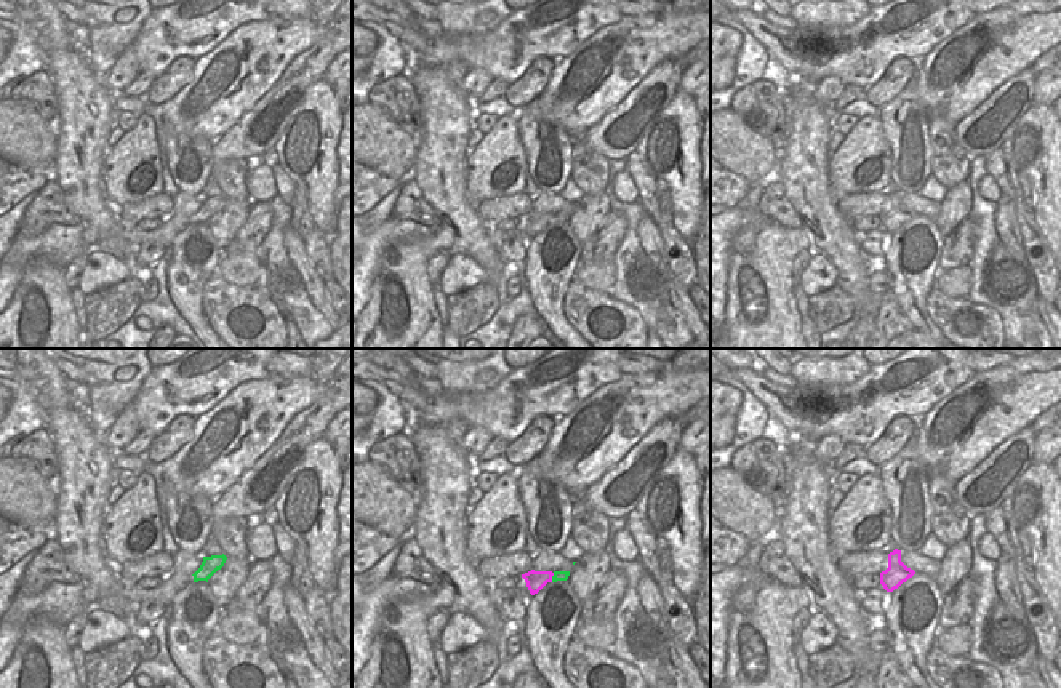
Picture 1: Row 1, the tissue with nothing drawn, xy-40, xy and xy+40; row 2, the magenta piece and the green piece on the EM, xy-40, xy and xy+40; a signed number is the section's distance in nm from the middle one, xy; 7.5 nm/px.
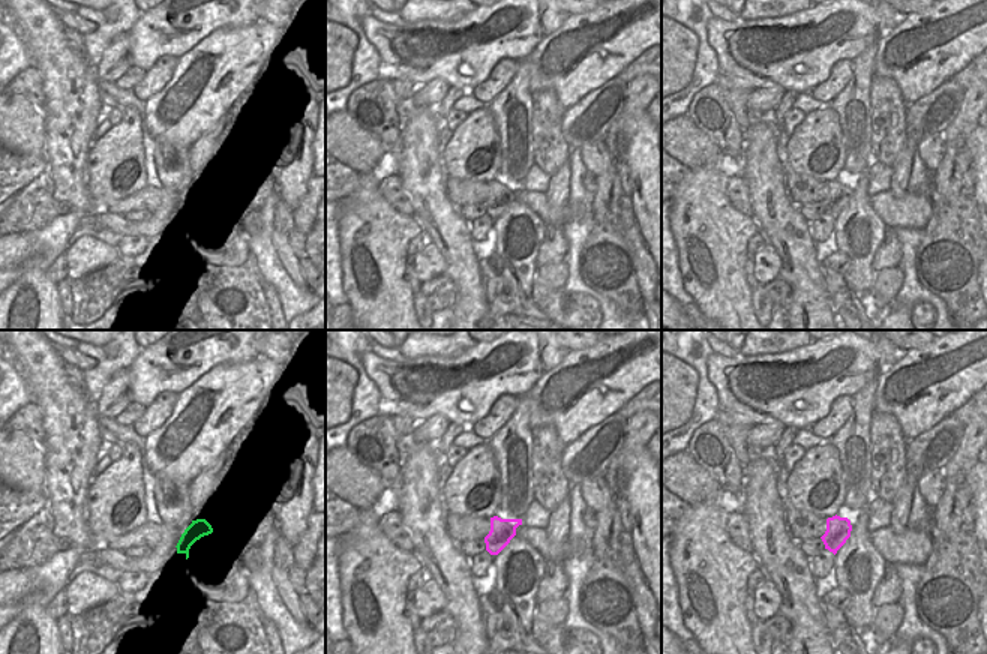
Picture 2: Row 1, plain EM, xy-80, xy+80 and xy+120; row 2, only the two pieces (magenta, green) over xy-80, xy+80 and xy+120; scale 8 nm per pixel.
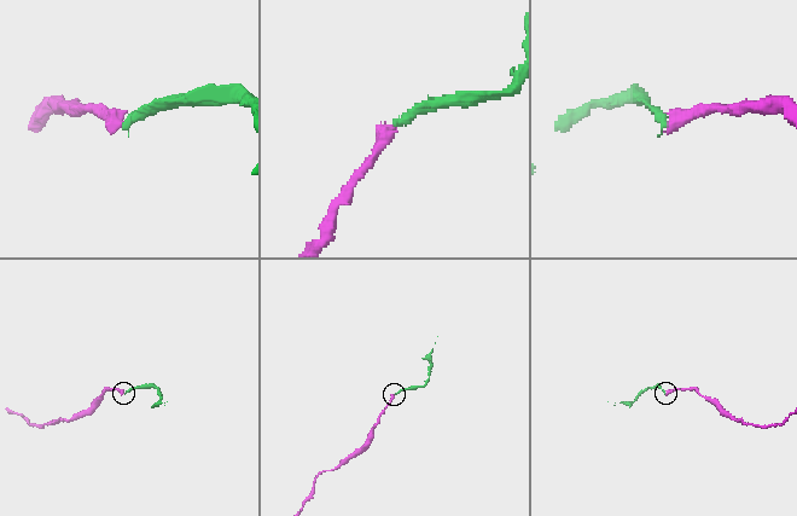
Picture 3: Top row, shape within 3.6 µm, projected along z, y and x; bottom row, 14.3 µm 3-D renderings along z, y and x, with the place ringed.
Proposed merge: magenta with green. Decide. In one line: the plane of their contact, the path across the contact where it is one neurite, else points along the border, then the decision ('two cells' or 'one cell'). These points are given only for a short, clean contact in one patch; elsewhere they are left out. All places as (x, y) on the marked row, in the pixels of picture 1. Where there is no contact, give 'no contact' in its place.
contact in xy; way xy (535, 581), (551, 578), (557, 575); one cell

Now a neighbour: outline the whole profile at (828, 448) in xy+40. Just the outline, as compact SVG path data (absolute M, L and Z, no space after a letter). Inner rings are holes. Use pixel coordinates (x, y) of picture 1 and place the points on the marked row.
M826 435L815 445L815 456L831 466L843 451L845 442L839 435Z

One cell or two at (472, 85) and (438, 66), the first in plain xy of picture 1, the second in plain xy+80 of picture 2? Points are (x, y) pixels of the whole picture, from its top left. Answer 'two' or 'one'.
two

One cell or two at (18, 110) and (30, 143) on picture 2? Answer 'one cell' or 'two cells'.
one cell

